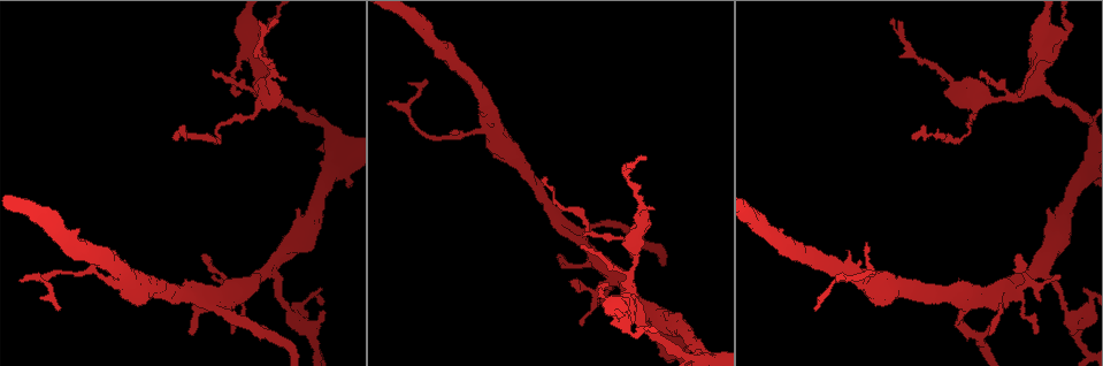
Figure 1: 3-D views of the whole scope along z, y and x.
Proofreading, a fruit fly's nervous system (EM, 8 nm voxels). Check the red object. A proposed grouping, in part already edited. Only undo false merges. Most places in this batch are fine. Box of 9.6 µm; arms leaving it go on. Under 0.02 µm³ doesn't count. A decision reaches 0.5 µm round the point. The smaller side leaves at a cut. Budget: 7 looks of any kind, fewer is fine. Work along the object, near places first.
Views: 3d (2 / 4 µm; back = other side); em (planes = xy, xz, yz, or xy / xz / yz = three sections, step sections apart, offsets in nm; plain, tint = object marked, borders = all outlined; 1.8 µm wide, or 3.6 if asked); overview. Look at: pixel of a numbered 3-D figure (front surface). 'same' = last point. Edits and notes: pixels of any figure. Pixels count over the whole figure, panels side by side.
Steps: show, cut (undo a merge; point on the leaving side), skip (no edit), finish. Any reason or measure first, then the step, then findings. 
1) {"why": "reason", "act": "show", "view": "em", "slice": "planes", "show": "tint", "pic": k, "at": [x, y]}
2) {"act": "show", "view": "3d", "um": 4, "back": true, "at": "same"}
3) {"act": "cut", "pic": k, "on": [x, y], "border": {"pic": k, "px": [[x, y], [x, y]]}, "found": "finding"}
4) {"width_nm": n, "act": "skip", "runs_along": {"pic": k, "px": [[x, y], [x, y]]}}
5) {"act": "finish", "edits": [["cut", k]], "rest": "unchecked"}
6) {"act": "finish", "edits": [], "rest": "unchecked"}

{"why": "three-way junction", "act": "show", "view": "em", "slice": "xz", "step": 8, "show": "tint", "pic": 1, "at": [588, 245]}

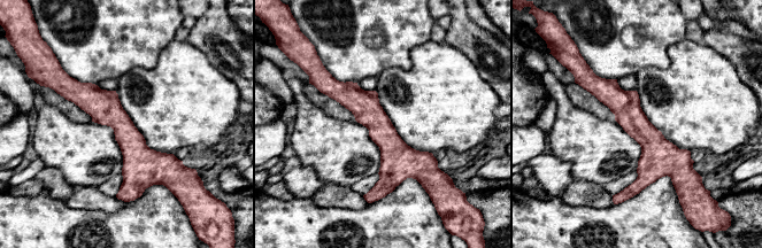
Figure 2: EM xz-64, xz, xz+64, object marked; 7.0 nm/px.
{"why": "cut it another way", "act": "show", "view": "em", "slice": "planes", "show": "tint", "at": "same"}

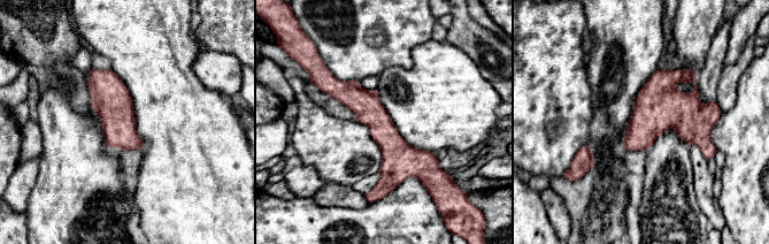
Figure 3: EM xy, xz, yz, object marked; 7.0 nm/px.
{"act": "skip", "runs_along": {"pic": 3, "px": [[331, 77], [390, 140], [378, 190]]}, "found": "all the same cell"}

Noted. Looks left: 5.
{"why": "three arms meet", "act": "show", "view": "3d", "um": 2, "pic": 1, "at": [1043, 44]}

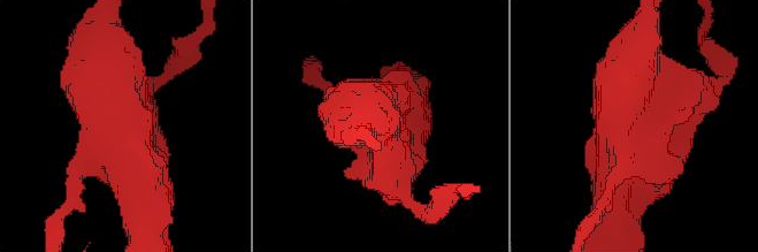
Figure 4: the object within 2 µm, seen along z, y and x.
{"act": "show", "view": "em", "slice": "planes", "show": "borders", "pic": 4, "at": [640, 132]}

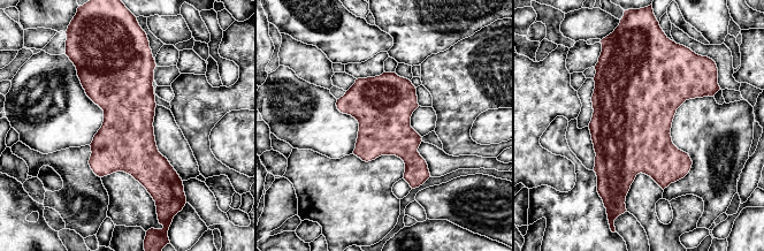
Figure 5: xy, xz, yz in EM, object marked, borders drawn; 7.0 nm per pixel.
{"act": "skip", "found": "one cell here"}

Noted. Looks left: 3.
{"why": "thin arm on a thick one", "act": "show", "view": "3d", "um": 4, "back": true, "pic": 1, "at": [981, 95]}

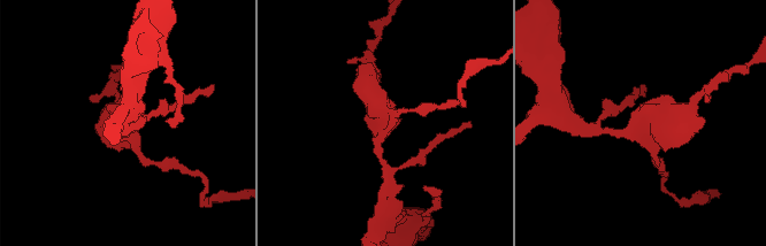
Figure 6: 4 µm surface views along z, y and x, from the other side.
{"why": "shape alone is not enough", "act": "show", "view": "em", "slice": "planes", "show": "tint", "pic": 6, "at": [639, 123]}

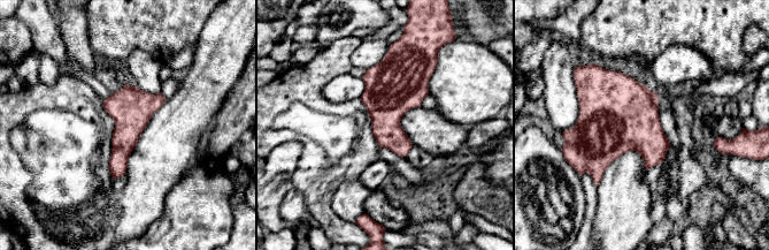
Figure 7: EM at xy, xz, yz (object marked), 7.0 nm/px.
{"act": "skip", "found": "one cell here"}

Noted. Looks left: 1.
{"act": "finish", "edits": [], "rest": "unchecked"}

